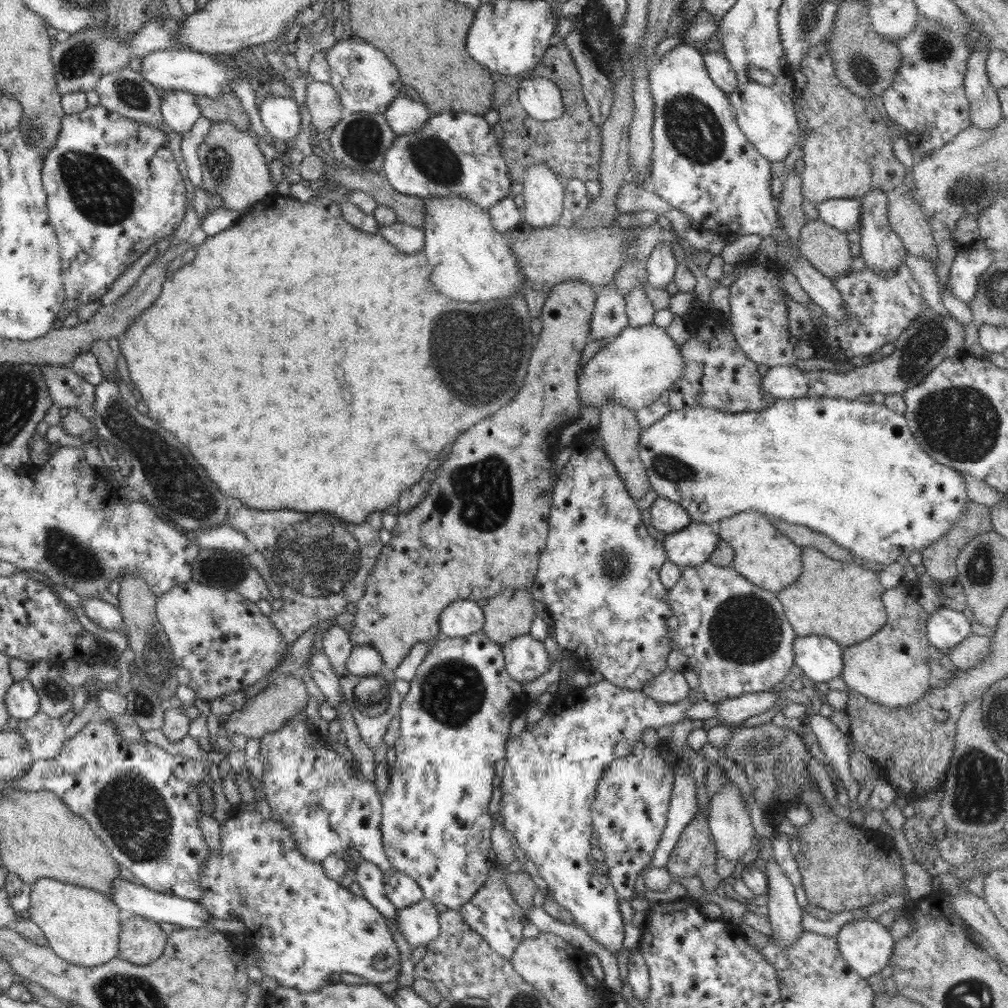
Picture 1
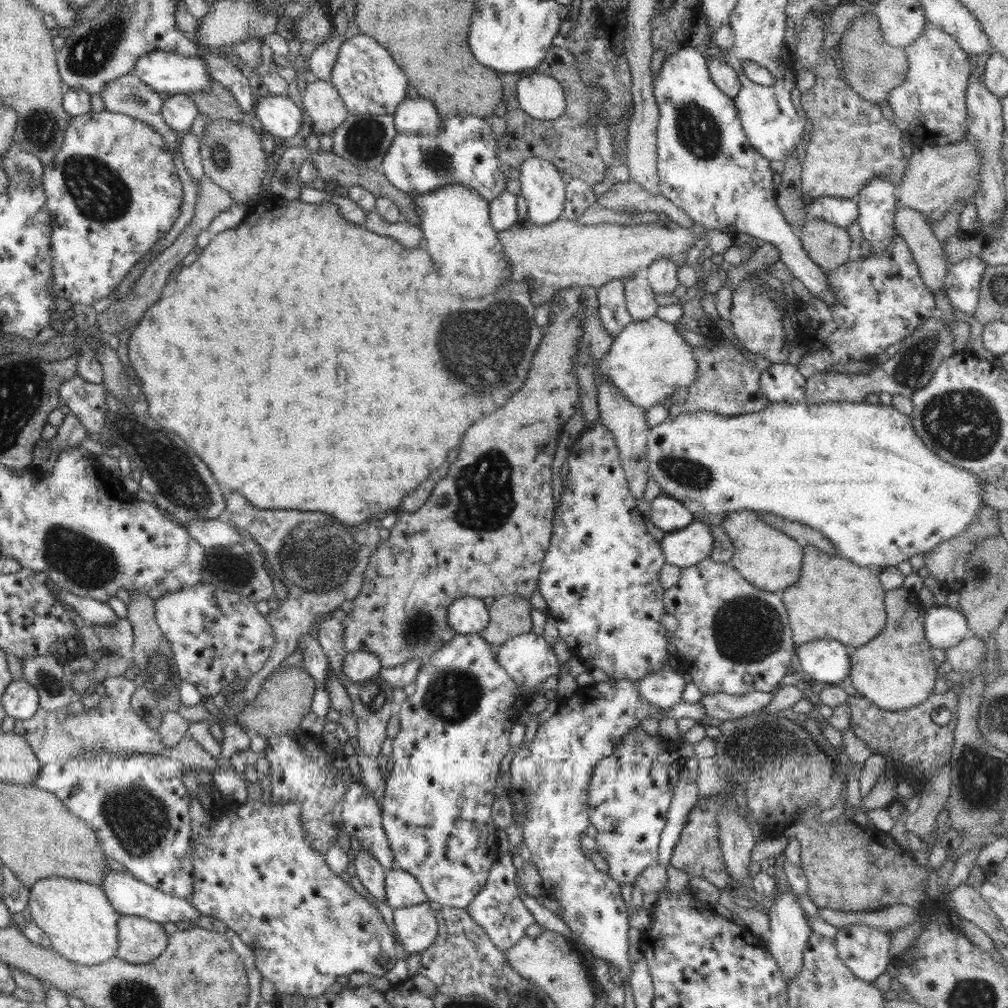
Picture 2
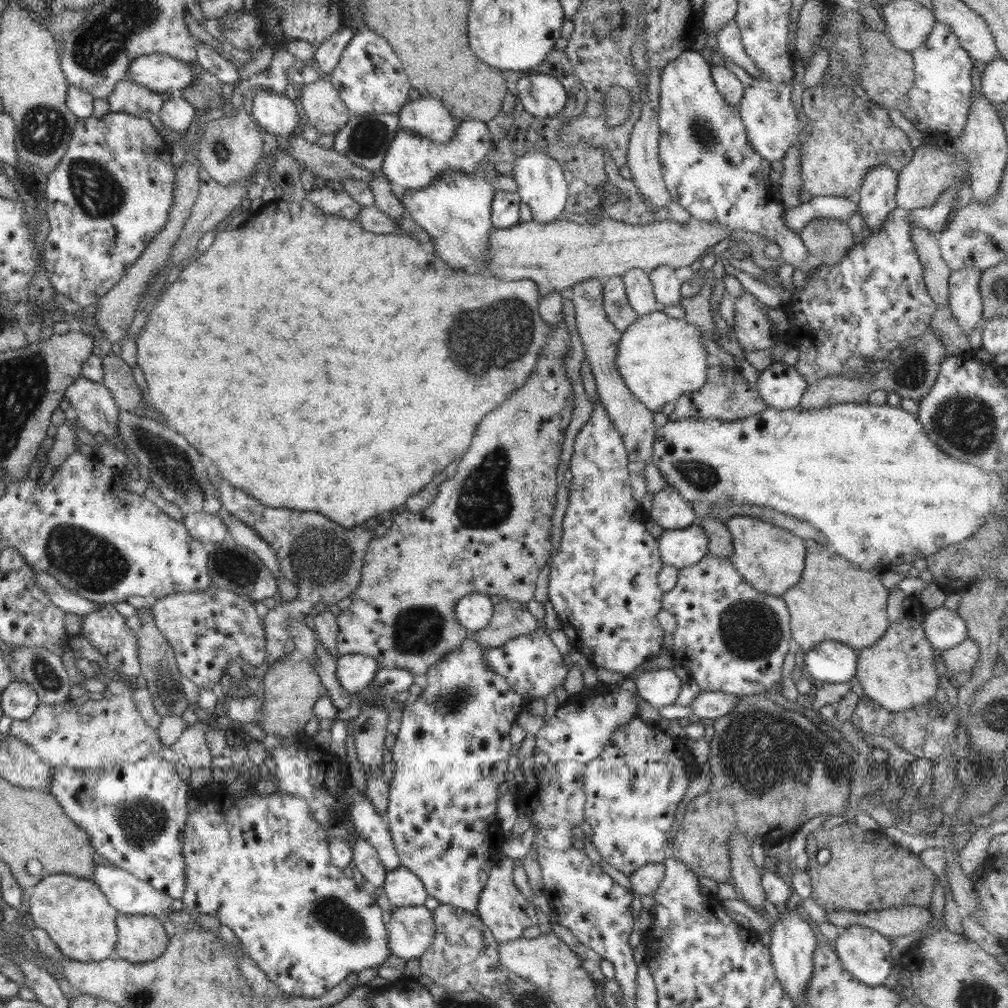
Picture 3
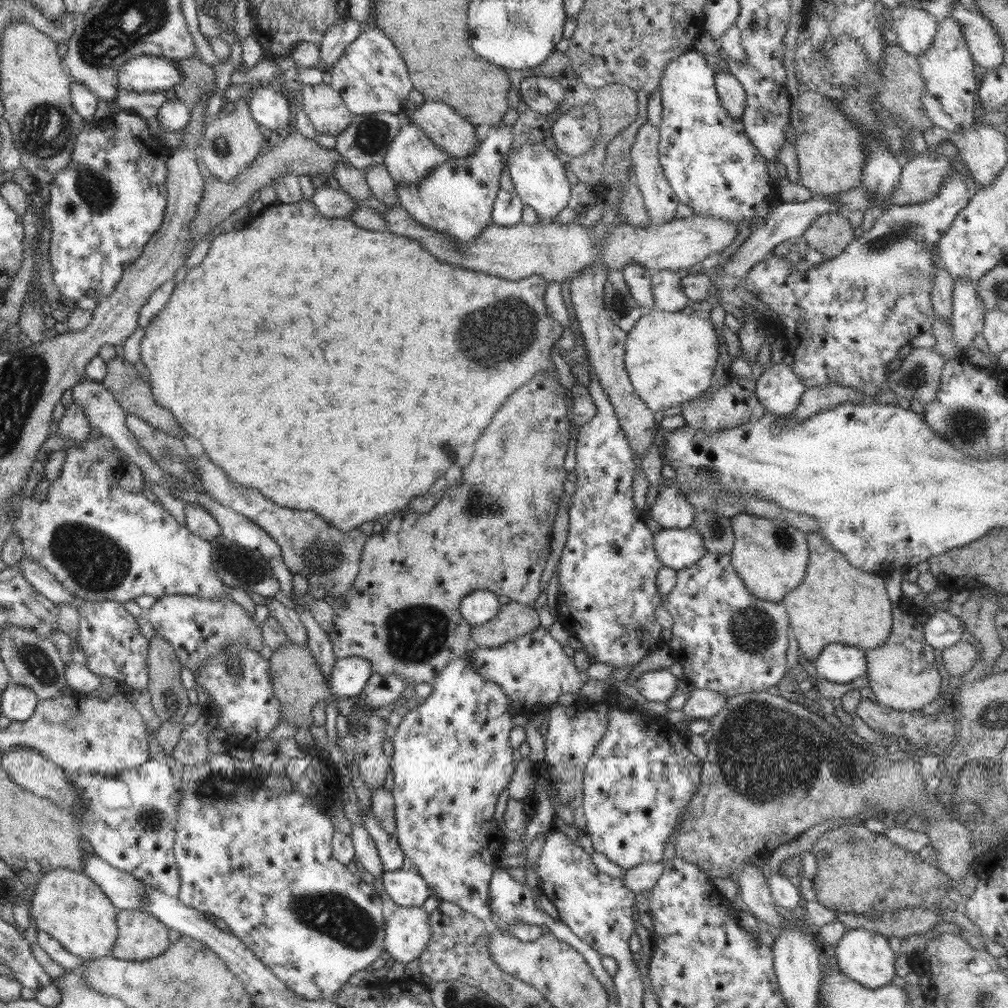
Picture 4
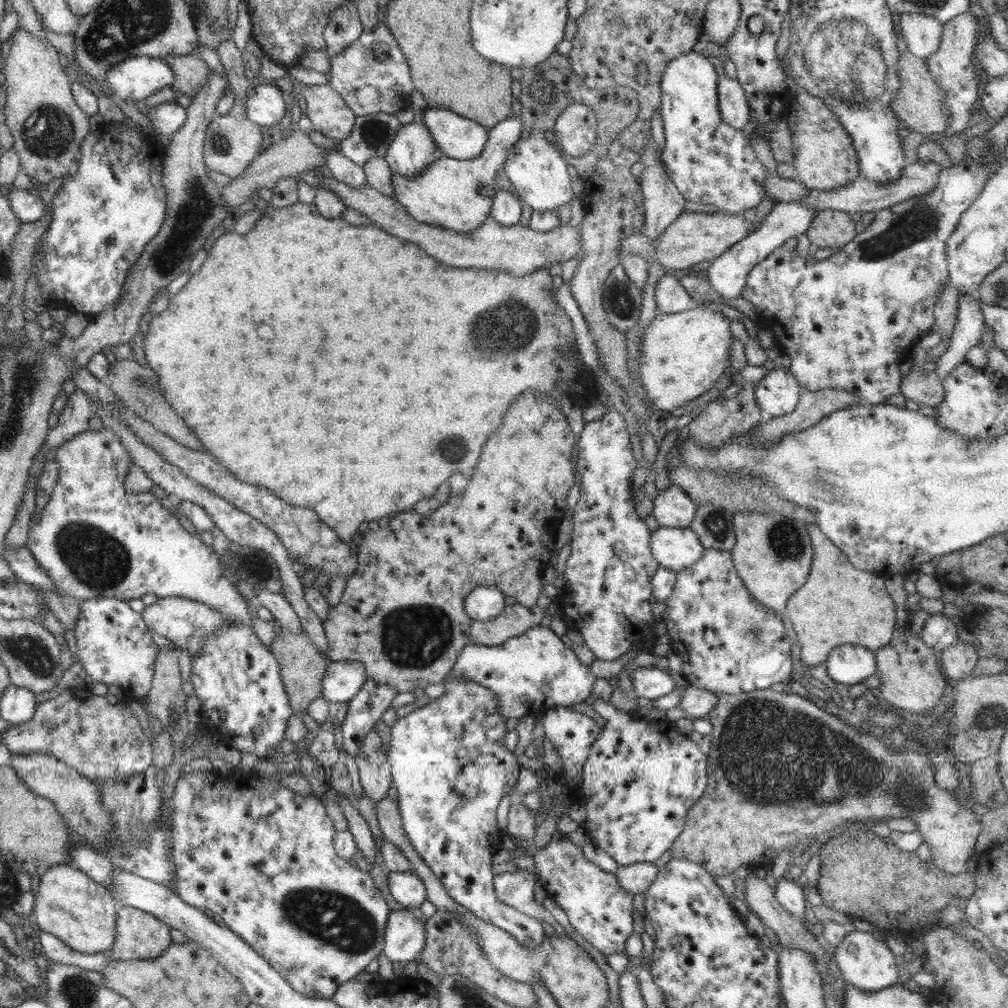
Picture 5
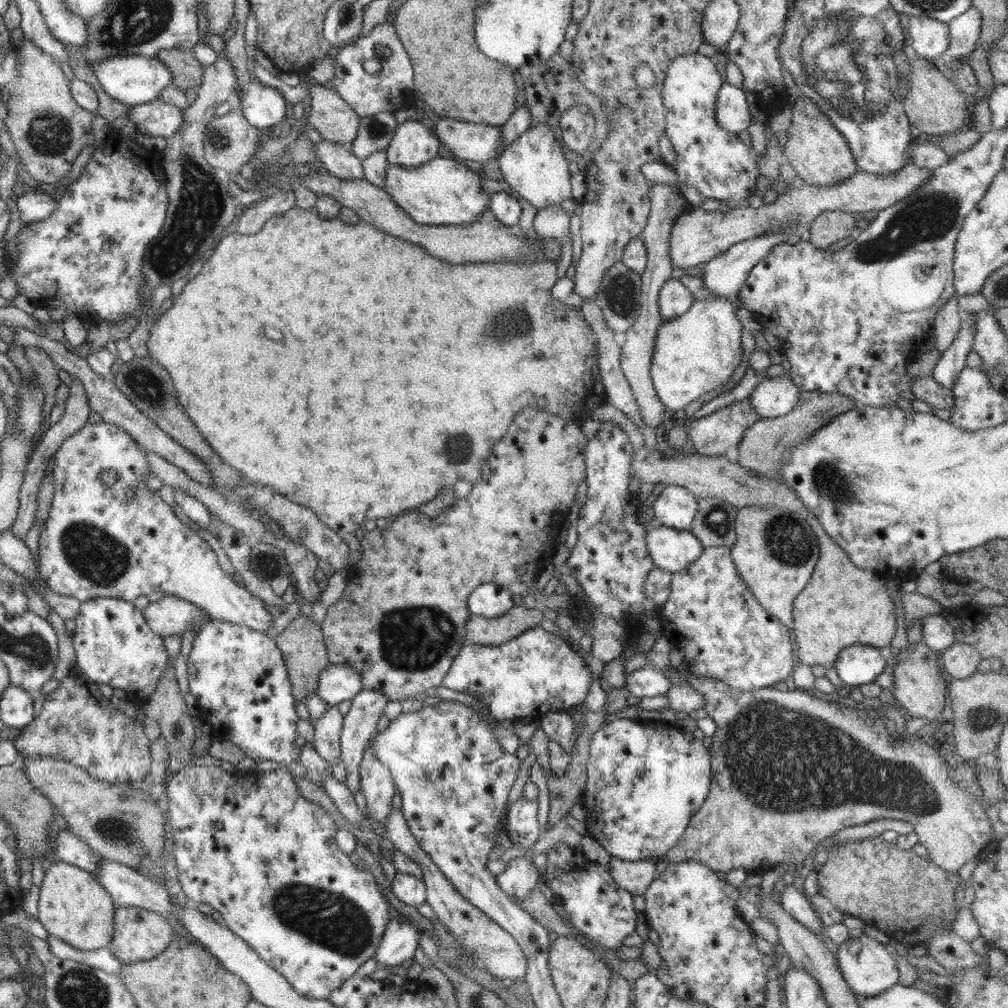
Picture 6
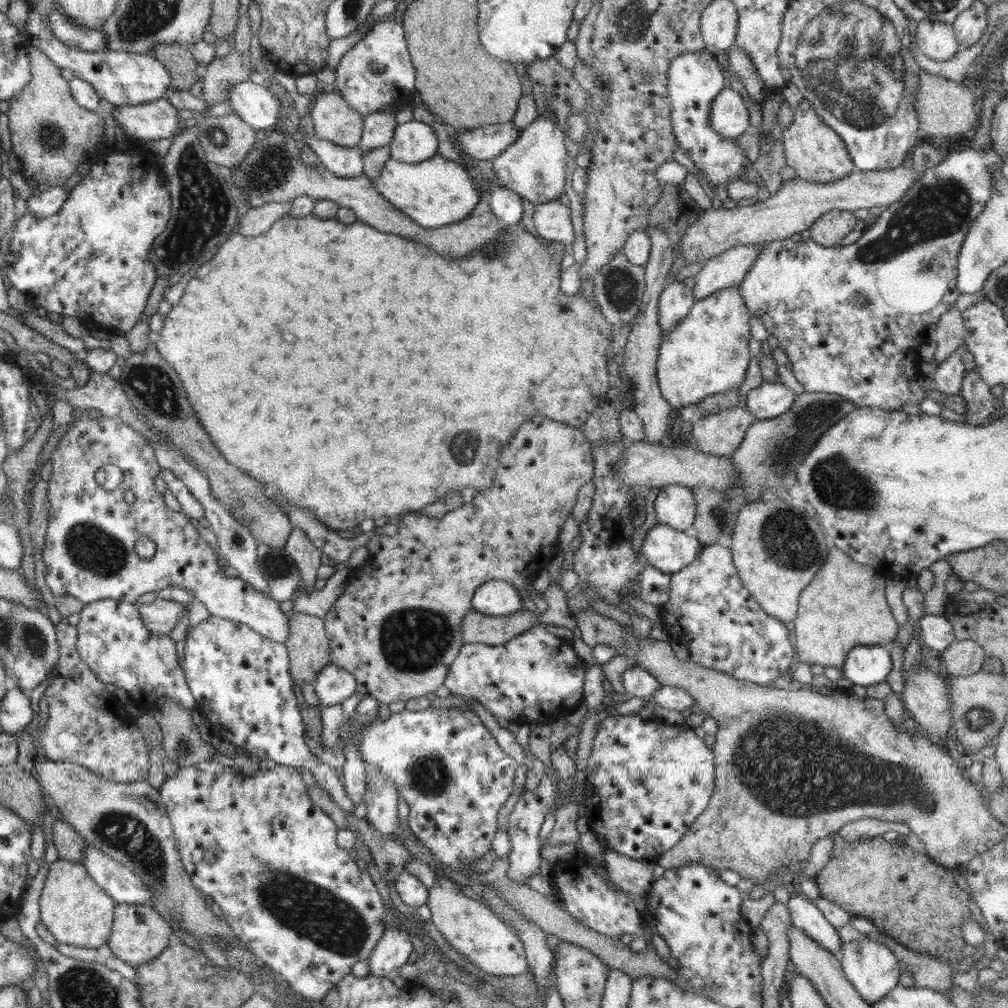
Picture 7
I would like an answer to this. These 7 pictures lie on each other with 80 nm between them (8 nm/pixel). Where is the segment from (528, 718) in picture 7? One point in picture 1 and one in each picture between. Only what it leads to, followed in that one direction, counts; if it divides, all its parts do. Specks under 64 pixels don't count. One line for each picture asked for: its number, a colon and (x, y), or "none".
1: (525, 658)
2: (528, 660)
3: (532, 665)
4: (533, 669)
5: (529, 674)
6: (538, 672)

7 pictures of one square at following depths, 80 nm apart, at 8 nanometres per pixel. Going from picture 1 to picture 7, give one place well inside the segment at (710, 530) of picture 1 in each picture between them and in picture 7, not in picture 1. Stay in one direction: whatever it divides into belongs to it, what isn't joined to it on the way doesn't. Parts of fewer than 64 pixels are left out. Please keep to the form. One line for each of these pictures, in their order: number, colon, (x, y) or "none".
2: (687, 546)
3: (684, 547)
4: (677, 548)
5: (673, 548)
6: (671, 549)
7: (667, 549)

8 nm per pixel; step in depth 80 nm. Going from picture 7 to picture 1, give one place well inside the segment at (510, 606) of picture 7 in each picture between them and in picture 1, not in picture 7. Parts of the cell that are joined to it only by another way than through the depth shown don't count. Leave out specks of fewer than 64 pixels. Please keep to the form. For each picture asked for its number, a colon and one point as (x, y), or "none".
1: (462, 618)
2: (469, 615)
3: (474, 612)
4: (479, 607)
5: (483, 603)
6: (489, 600)

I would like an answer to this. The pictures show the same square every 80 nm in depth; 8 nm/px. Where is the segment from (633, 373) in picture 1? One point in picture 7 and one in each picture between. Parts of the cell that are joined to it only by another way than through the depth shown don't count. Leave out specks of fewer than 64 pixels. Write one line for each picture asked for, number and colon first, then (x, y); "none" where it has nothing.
2: (649, 360)
3: (661, 359)
4: (669, 356)
5: (682, 355)
6: (695, 353)
7: (706, 353)

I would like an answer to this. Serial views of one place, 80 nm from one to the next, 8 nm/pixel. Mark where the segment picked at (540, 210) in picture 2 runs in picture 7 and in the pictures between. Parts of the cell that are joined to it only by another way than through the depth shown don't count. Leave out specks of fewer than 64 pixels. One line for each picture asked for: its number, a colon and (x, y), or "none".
3: (541, 184)
4: (539, 177)
5: (535, 167)
6: (534, 165)
7: (534, 167)

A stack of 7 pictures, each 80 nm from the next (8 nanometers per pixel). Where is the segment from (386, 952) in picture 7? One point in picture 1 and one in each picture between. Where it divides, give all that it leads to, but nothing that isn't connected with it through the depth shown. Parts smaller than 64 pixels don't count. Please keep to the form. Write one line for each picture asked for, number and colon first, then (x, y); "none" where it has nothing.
1: (419, 924)
2: (416, 927)
3: (411, 930)
4: (407, 932)
5: (405, 935)
6: (400, 940)

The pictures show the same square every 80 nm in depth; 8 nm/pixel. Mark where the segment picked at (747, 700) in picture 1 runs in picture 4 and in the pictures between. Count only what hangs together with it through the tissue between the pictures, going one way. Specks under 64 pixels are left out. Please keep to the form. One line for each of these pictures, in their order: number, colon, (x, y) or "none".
2: (722, 706)
3: (708, 706)
4: (703, 704)

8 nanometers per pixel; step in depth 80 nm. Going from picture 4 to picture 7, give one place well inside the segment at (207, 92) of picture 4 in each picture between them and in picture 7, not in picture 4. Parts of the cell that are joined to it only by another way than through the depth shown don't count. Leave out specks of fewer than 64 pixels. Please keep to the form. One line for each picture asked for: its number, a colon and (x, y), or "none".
5: (191, 72)
6: (187, 72)
7: (178, 59)

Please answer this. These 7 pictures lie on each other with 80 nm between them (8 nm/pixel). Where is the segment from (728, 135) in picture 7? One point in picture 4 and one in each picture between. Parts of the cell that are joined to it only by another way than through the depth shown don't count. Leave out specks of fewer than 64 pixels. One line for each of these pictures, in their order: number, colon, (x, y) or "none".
4: (732, 94)
5: (732, 101)
6: (732, 113)

